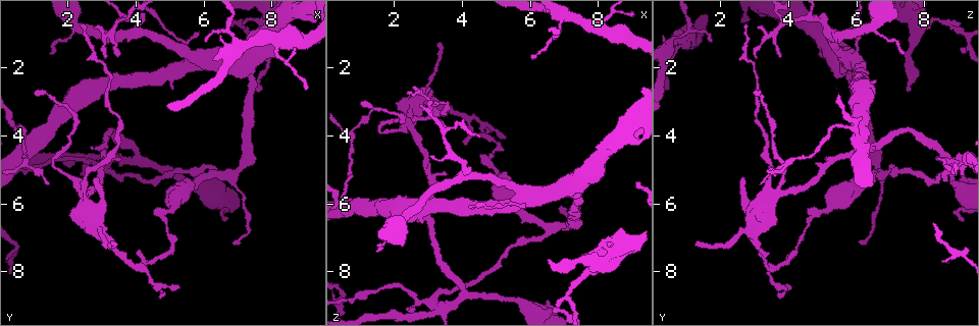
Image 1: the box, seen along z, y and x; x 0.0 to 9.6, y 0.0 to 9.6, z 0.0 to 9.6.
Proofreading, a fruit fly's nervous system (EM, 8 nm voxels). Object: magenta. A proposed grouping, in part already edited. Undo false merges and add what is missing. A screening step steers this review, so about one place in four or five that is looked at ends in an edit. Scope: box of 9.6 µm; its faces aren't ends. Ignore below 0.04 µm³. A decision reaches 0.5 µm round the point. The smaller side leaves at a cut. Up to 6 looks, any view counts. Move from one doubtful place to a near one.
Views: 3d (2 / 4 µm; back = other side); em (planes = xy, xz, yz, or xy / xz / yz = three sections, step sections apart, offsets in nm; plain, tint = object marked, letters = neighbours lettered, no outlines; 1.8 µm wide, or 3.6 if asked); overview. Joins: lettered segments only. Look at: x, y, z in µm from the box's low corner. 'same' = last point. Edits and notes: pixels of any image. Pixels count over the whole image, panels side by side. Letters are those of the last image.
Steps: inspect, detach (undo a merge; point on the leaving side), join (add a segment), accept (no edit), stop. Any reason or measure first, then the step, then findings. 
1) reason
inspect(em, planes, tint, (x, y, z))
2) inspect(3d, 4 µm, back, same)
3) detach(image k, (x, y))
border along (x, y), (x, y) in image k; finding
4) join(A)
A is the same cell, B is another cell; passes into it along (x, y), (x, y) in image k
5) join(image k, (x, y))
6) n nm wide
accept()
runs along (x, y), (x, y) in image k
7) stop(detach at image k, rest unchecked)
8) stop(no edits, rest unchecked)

free end
inspect(3d, 2 µm, (7.50, 2.70, 7.60))

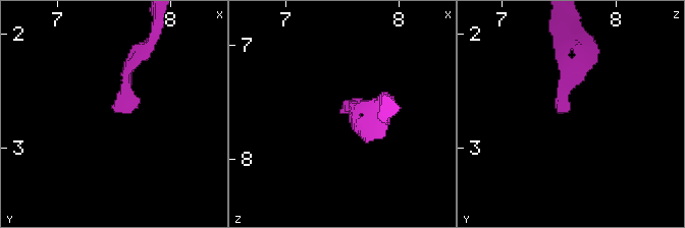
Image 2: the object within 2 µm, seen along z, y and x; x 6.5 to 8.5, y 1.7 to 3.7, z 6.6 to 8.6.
inspect(em, planes, tint, (7.50, 2.64, 7.60))

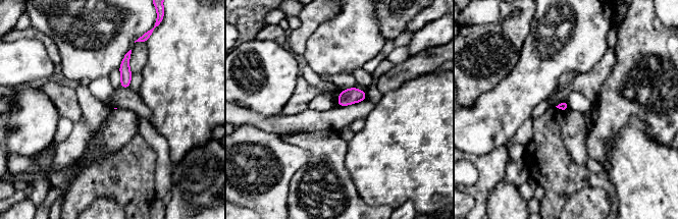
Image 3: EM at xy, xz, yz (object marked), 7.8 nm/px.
inspect(em, planes, letters, same)

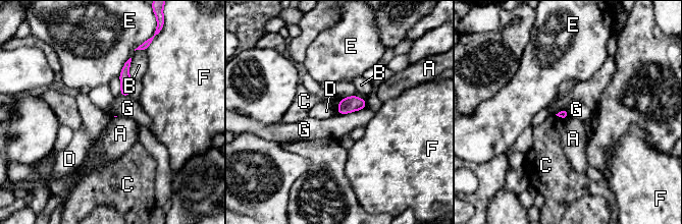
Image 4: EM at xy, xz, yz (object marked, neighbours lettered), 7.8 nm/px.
accept()
A, B, C, D, E, F and G are other cells; border along (364, 107), (338, 114) in image 4; none of them fits

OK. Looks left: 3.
narrows sharply
inspect(em, planes, letters, (5.15, 5.05, 7.60))

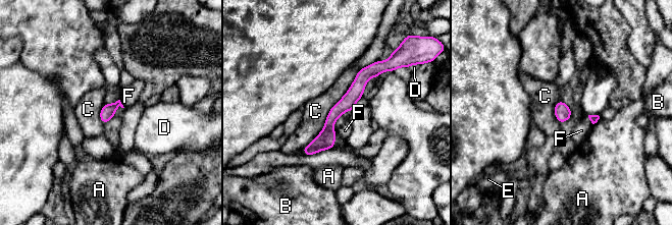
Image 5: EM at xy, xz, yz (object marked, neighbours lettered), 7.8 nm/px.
accept()
A, B, C, D, E and F are other cells; border along (359, 70), (324, 127), (306, 145) in image 5; continuous, no second neuron

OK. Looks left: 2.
free end
inspect(em, planes, letters, (4.70, 8.85, 3.80))

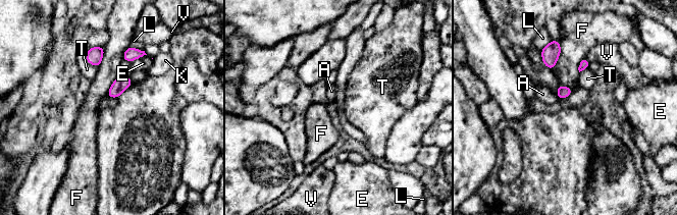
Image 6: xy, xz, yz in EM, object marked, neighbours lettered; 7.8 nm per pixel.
F touches over 220 nm
accept()
A, E, F, K, L, T and V are other cells; border along (86, 52), (86, 59), (97, 67) in image 6; none of them fits

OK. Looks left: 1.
stop(no edits, rest unchecked)

